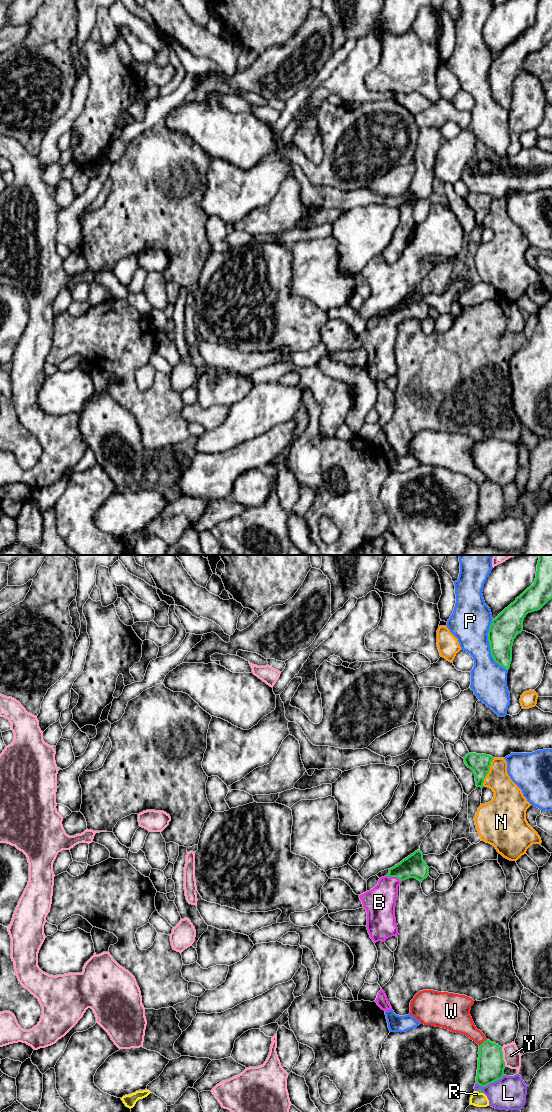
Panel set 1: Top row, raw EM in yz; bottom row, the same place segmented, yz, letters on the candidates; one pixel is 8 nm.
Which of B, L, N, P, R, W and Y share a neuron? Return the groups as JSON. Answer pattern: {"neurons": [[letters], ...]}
{"neurons": [["B"], ["L"], ["N"], ["P"], ["R"], ["W"], ["Y"]]}

